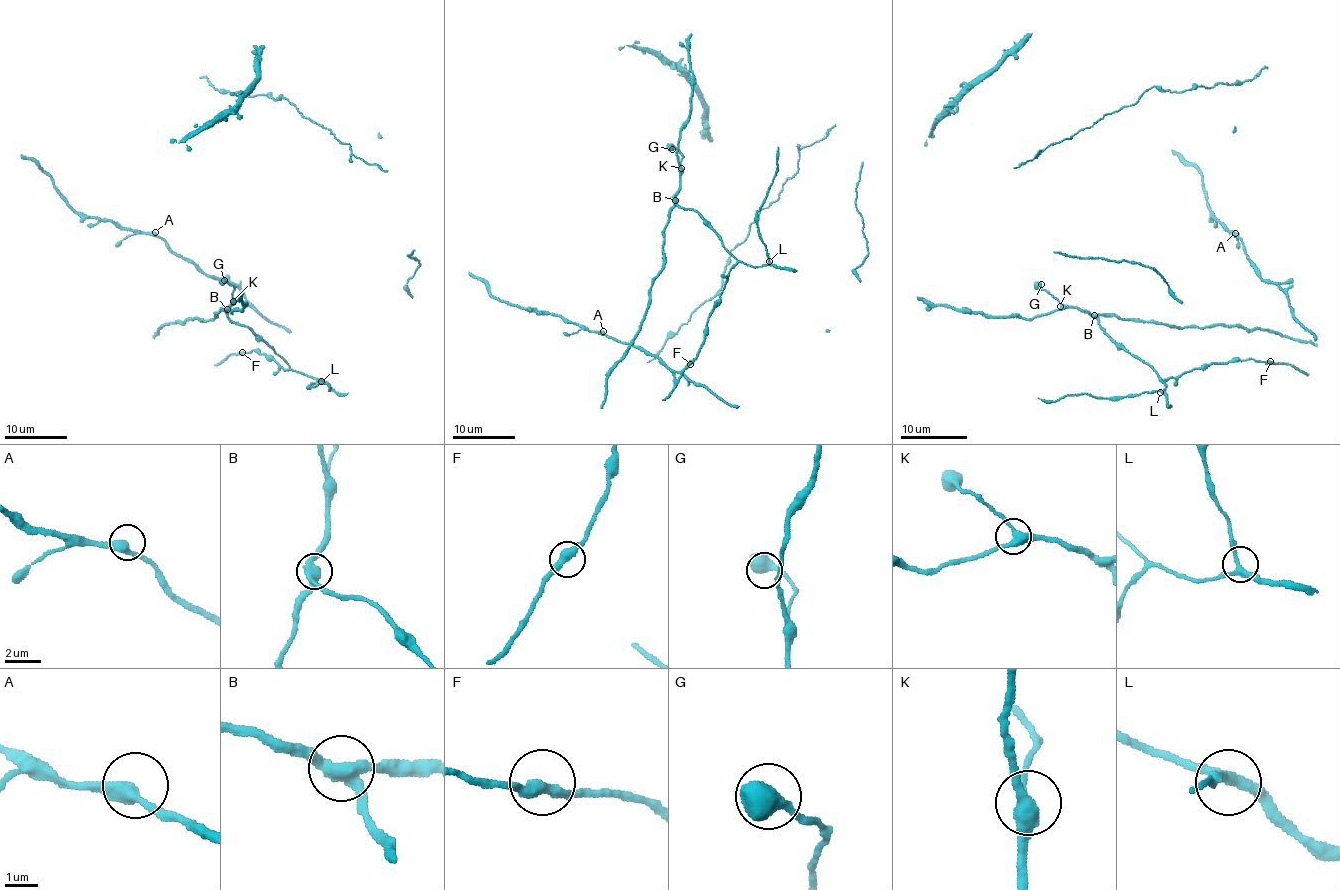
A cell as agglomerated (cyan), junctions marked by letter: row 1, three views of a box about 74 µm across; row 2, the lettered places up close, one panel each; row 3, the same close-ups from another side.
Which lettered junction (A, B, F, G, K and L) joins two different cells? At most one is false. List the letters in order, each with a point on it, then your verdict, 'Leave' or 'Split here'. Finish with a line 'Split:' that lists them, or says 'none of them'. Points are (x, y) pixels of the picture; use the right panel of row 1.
A: Place: (1235, 233). Leave
B: Place: (1094, 315). Split here
F: Place: (1270, 361). Leave
G: Place: (1041, 284). Leave
K: Place: (1060, 306). Leave
L: Place: (1160, 392). Leave
Split: B

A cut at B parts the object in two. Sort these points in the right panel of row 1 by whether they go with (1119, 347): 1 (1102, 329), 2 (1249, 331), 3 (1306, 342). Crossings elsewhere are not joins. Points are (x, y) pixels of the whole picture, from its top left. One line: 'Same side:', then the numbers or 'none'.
Same side: 1

